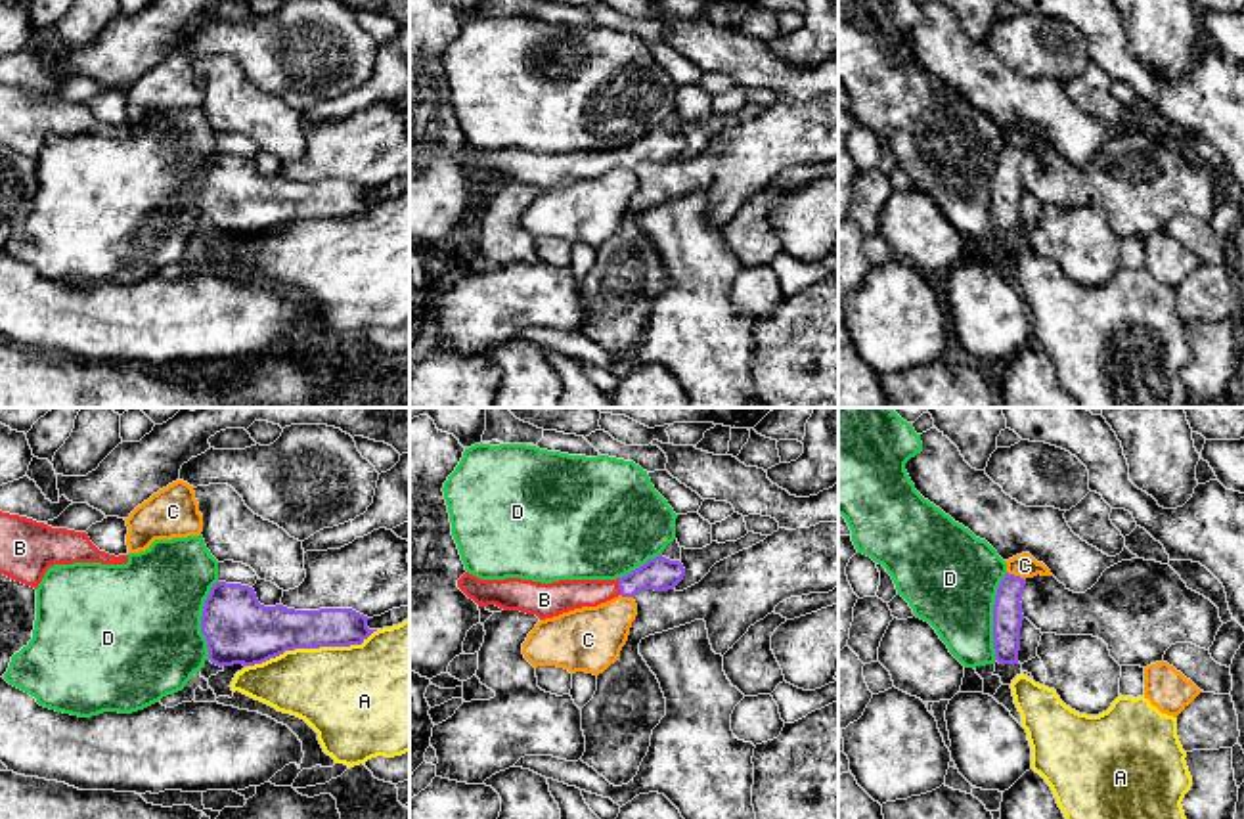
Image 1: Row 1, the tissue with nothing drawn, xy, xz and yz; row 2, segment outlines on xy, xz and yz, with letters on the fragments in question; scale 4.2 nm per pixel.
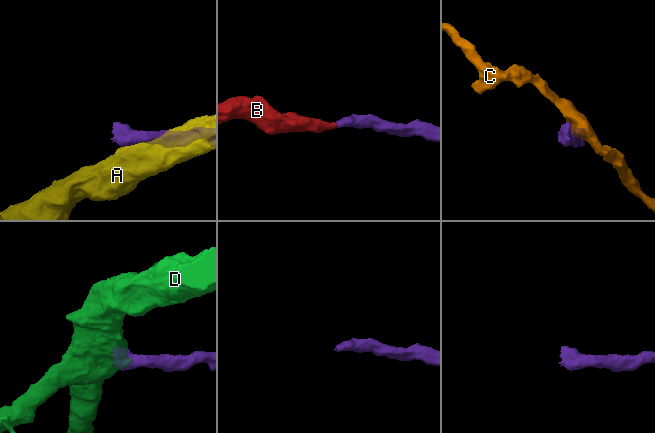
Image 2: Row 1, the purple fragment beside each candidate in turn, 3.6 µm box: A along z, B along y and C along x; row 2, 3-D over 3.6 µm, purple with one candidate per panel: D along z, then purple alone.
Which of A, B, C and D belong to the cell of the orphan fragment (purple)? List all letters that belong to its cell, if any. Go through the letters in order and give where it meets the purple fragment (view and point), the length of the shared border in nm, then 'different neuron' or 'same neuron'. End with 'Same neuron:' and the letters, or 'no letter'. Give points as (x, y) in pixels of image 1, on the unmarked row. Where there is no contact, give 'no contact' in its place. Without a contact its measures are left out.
A: contact xy (312, 219); length 550 nm; different neuron
B: contact xz (619, 157); length 70 nm; same neuron
C: contact yz (1017, 148); length 90 nm; different neuron
D: contact yz (994, 188); length 380 nm; different neuron
Same neuron: B

